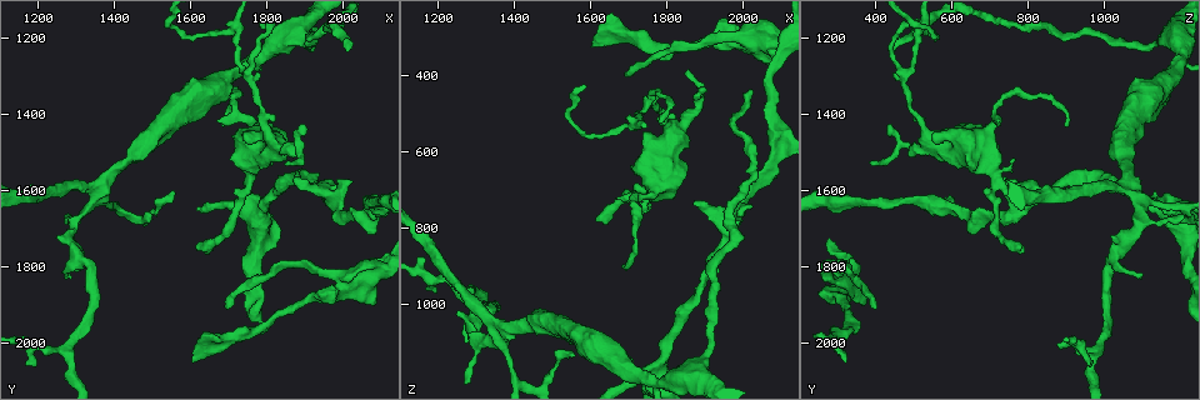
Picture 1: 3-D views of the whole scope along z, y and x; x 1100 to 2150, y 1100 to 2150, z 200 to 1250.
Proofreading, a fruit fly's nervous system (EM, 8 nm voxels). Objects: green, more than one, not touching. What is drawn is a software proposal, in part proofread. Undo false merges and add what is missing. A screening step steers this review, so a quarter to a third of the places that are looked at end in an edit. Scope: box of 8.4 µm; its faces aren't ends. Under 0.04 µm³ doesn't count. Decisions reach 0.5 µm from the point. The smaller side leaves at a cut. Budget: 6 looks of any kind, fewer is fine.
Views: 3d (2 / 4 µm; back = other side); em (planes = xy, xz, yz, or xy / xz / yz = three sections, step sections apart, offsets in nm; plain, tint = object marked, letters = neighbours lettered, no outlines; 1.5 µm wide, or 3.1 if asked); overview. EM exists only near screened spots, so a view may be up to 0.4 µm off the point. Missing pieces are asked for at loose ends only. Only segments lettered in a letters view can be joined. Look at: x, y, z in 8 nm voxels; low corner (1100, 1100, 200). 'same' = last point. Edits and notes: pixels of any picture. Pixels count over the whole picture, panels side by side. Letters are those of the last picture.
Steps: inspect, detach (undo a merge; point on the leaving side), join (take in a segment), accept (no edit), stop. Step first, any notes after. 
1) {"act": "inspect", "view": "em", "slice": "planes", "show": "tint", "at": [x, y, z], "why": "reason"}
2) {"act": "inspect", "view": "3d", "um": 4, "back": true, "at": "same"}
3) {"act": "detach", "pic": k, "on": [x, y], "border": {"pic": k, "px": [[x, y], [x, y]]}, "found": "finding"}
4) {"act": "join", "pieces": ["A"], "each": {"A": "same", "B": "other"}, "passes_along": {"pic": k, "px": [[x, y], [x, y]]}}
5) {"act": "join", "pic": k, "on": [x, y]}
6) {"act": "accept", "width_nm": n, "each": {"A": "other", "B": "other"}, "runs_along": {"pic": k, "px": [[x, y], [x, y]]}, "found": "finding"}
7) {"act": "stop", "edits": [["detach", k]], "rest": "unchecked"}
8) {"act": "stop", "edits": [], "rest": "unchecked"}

{"act": "inspect", "view": "3d", "um": 4, "at": [2015, 1235, 440], "why": "thin end"}

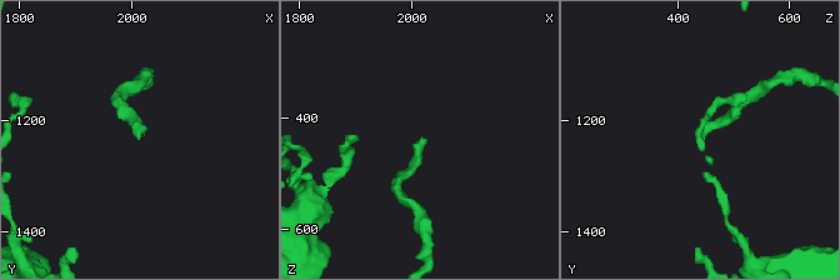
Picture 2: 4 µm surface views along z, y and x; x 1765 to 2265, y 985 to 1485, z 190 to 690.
{"act": "inspect", "view": "em", "slice": "planes", "show": "letters", "at": [2010, 1240, 440]}

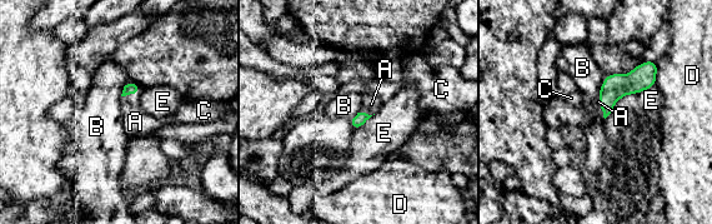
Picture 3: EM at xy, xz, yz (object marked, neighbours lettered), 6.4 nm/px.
{"act": "join", "pieces": ["A"], "each": {"A": "same", "B": "other", "C": "other", "D": "other", "E": "other"}, "found": "it goes on there"}

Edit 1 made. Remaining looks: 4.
{"act": "inspect", "view": "em", "slice": "planes", "show": "letters", "at": [1735, 1515, 755], "why": "branch stops here"}

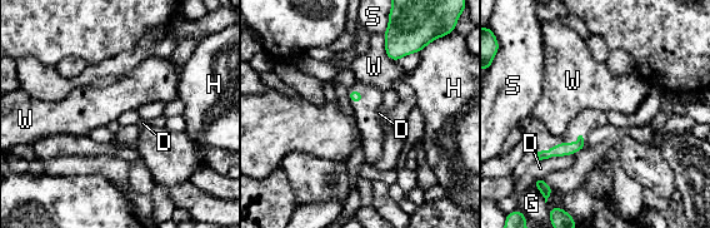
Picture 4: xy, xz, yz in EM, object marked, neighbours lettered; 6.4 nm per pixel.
{"act": "accept", "each": {"D": "other", "G": "other", "H": "other", "S": "other", "W": "other"}, "border": {"pic": 4, "px": [[383, 35], [385, 53], [396, 62]]}, "found": "none of them fits"}

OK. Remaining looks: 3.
{"act": "inspect", "view": "em", "slice": "planes", "show": "letters", "at": [1630, 1755, 795], "why": "tapers out"}

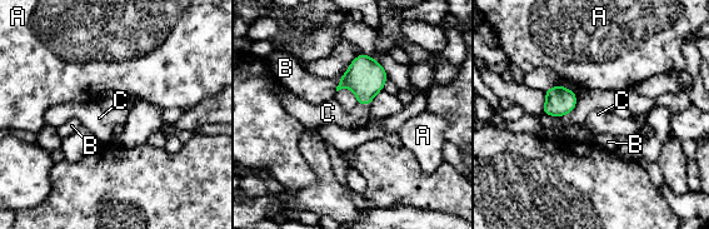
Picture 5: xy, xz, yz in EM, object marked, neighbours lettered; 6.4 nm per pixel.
{"act": "join", "pieces": ["C"], "each": {"A": "other", "B": "other", "C": "same"}, "found": "it goes on there"}

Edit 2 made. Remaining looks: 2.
{"act": "stop", "edits": [["join", 3], ["join", 5]], "rest": "unchecked"}

